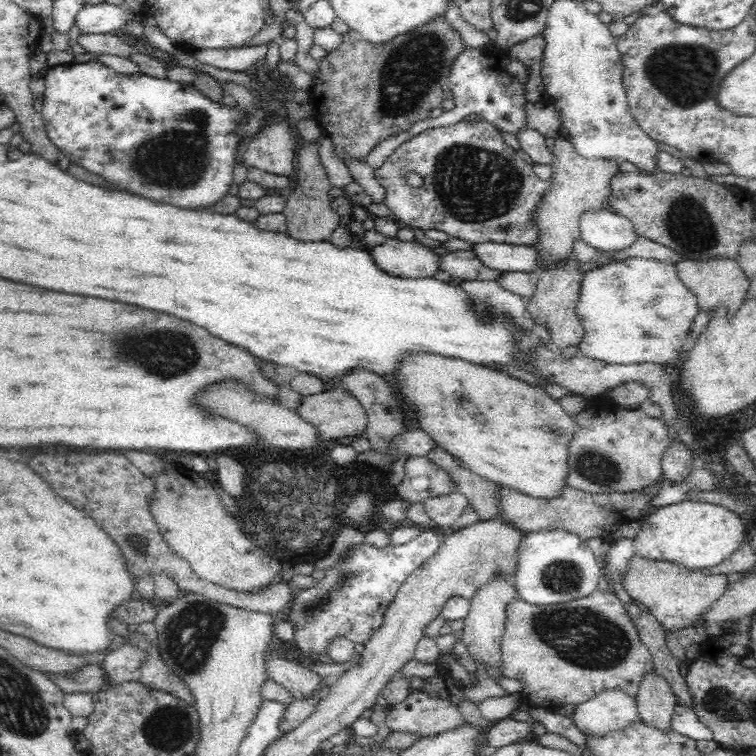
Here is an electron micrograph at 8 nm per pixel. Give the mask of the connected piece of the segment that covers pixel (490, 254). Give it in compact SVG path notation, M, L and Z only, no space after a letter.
M484 241L472 243L471 251L484 266L492 270L534 273L540 268L537 266L537 252L533 245L518 246Z

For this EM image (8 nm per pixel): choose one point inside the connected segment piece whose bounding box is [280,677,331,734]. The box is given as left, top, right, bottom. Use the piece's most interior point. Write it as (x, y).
(301, 708)

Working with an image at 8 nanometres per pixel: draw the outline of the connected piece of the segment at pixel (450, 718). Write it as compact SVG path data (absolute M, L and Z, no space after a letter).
M428 694L408 695L404 702L391 706L385 723L393 732L408 732L425 737L442 733L464 722L448 699Z

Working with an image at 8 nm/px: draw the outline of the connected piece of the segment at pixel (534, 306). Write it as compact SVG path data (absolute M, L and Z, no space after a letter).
M566 260L562 263L566 263L566 266L560 270L548 270L540 274L540 278L535 280L533 294L525 301L530 318L546 331L550 346L558 351L579 346L584 334L584 329L578 322L574 309L581 289L581 278L585 272L584 270L578 272L574 262Z

